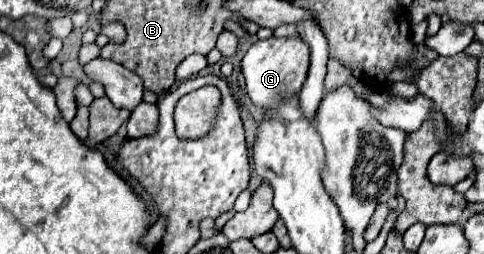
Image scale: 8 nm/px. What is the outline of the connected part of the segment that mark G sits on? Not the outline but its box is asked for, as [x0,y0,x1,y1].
[241,37,309,109]

